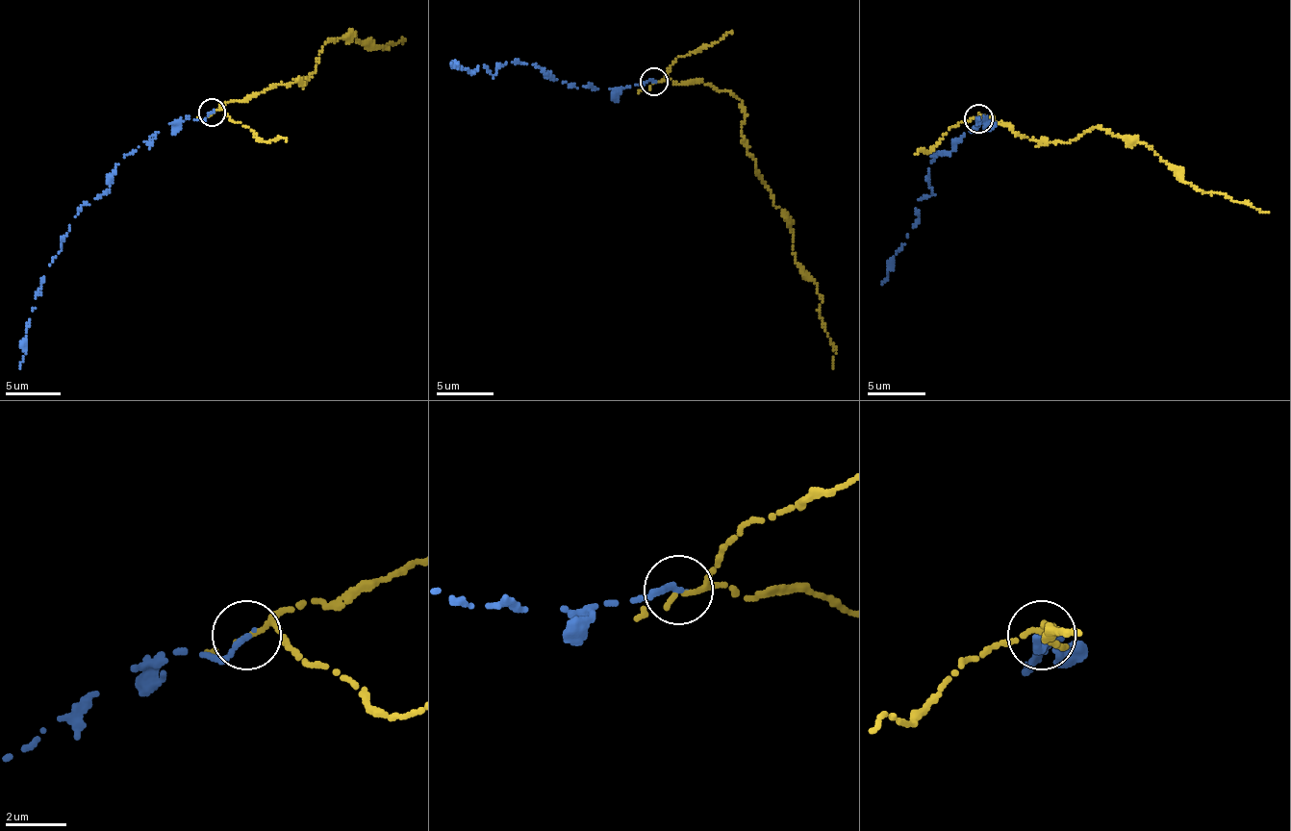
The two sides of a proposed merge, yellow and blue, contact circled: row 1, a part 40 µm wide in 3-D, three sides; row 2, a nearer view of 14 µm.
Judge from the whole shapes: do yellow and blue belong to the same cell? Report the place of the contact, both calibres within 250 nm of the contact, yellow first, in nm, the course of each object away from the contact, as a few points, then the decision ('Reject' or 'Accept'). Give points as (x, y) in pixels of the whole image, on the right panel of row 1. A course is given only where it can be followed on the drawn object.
Place: (978, 118). Thickness 160 nm (yellow) against 220 nm. Course of yellow: (979, 118), (994, 117), (1029, 139), (1070, 142), (1095, 127), (1137, 138), (1197, 189), (1268, 212). Course of blue: (979, 118), (977, 128), (934, 157), (932, 195), (918, 200), (919, 221), (882, 285). Accept

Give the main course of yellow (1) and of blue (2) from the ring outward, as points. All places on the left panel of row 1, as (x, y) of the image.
1: (211, 113), (275, 84), (299, 85), (316, 69), (325, 42), (349, 32), (386, 48), (403, 40)
2: (211, 113), (203, 120), (169, 123), (115, 167), (107, 190), (81, 208), (49, 265), (26, 336), (20, 368)

